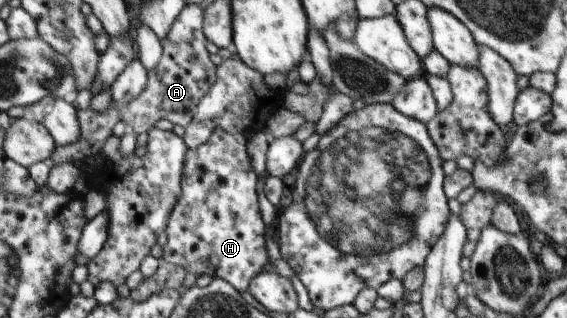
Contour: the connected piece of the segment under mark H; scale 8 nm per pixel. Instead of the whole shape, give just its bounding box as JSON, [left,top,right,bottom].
[162,128,269,293]

